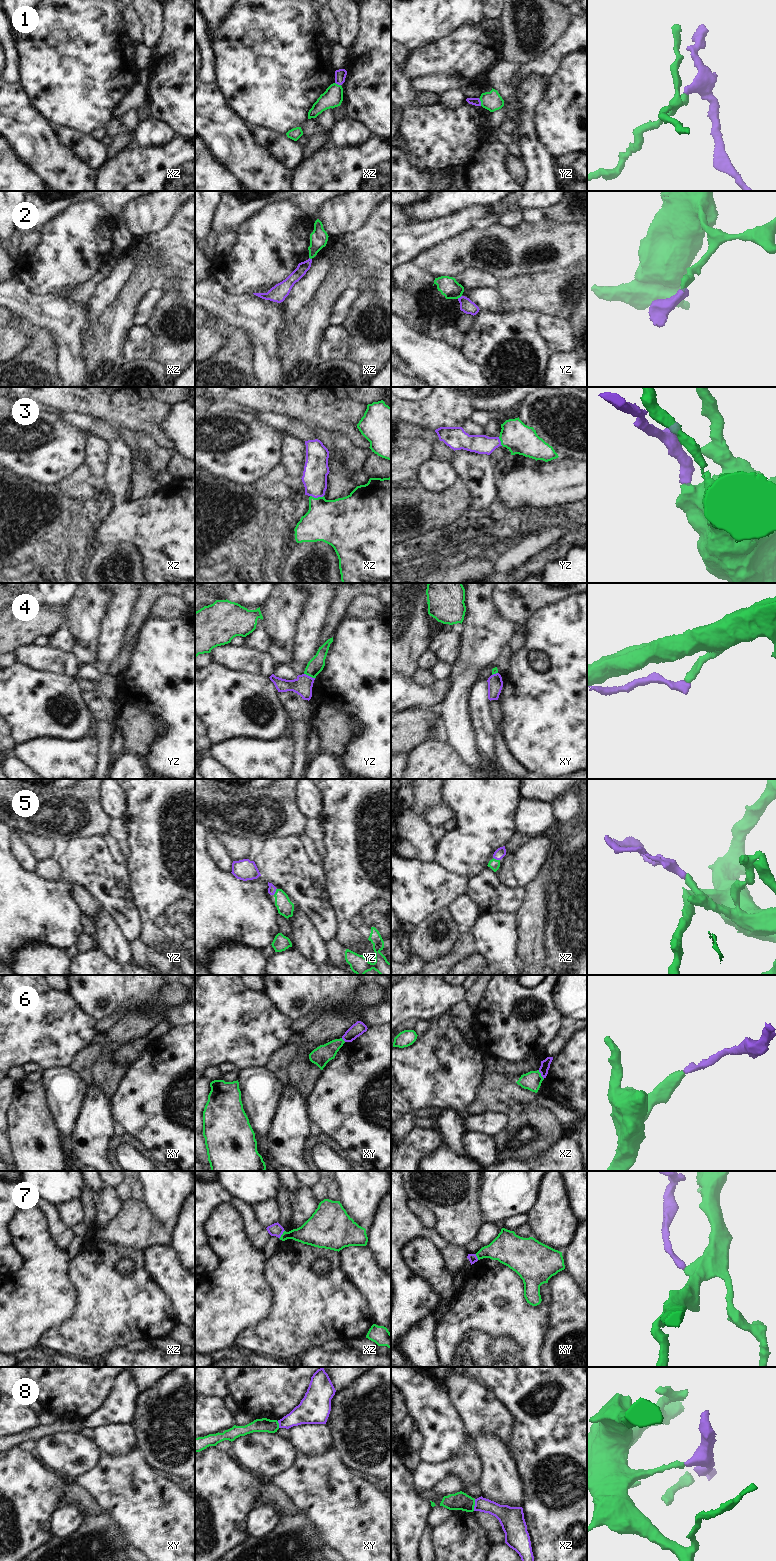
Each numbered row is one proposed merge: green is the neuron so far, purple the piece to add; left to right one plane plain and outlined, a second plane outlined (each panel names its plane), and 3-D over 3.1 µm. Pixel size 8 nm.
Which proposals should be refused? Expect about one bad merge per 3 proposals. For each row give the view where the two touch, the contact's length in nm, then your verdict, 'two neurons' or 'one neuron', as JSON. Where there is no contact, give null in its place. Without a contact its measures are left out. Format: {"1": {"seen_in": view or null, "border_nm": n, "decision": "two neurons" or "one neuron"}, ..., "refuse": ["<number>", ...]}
{"1": {"seen_in": "yz", "border_nm": 70, "decision": "two neurons"}, "2": {"seen_in": "yz", "border_nm": 50, "decision": "two neurons"}, "3": {"seen_in": "xz", "border_nm": 110, "decision": "one neuron"}, "4": {"seen_in": "yz", "border_nm": 100, "decision": "two neurons"}, "5": {"seen_in": "xz", "border_nm": 60, "decision": "one neuron"}, "6": {"seen_in": "xz", "border_nm": 90, "decision": "two neurons"}, "7": {"seen_in": "xz", "border_nm": 80, "decision": "two neurons"}, "8": {"seen_in": "xz", "border_nm": 100, "decision": "two neurons"}, "refuse": ["1", "2", "4", "6", "7", "8"]}

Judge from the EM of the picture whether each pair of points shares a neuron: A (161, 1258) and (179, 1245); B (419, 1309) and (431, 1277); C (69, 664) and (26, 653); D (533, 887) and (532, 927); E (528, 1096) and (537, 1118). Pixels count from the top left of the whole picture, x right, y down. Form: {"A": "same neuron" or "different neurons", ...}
{"A": "different neurons", "B": "different neurons", "C": "same neuron", "D": "same neuron", "E": "different neurons"}

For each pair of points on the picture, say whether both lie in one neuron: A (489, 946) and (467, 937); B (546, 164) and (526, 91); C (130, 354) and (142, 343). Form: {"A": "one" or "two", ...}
{"A": "two", "B": "one", "C": "one"}

